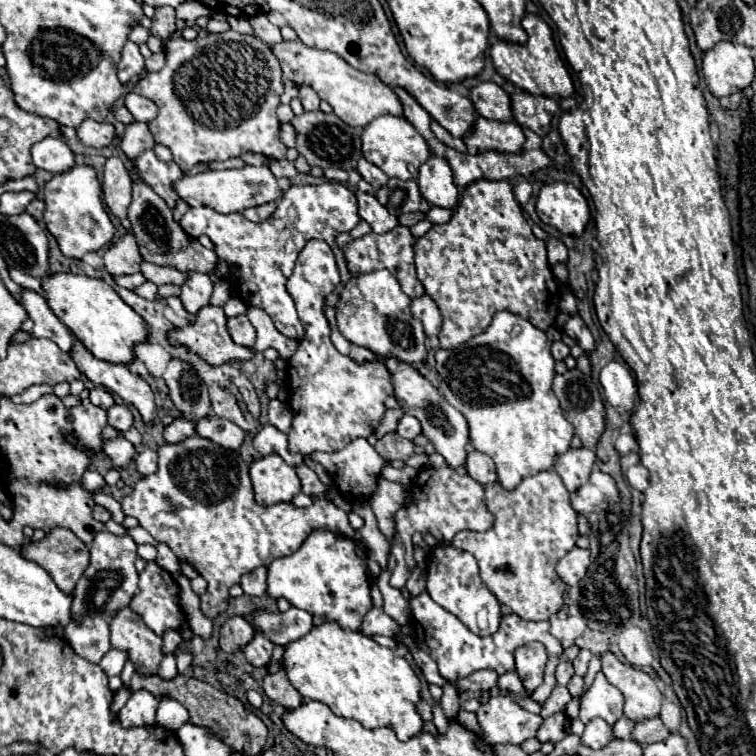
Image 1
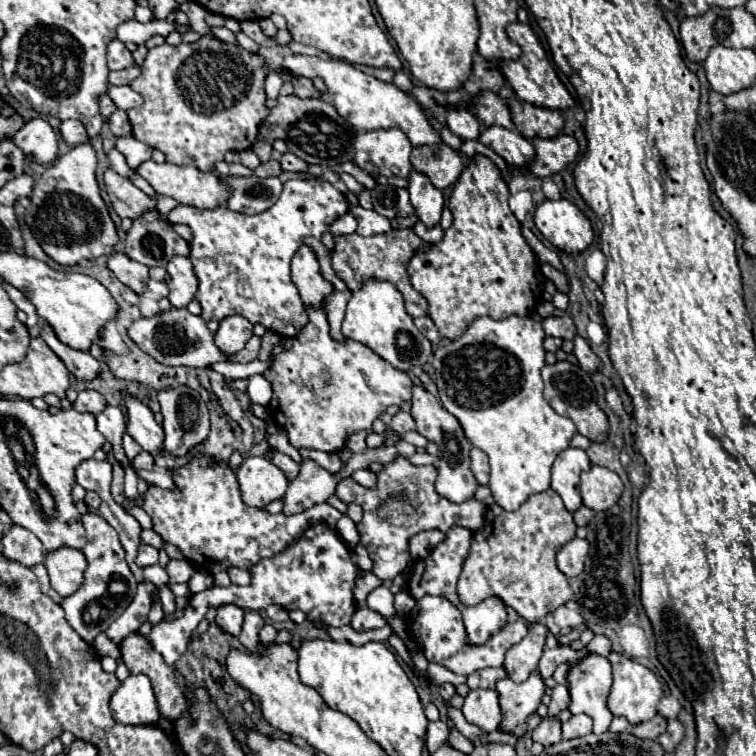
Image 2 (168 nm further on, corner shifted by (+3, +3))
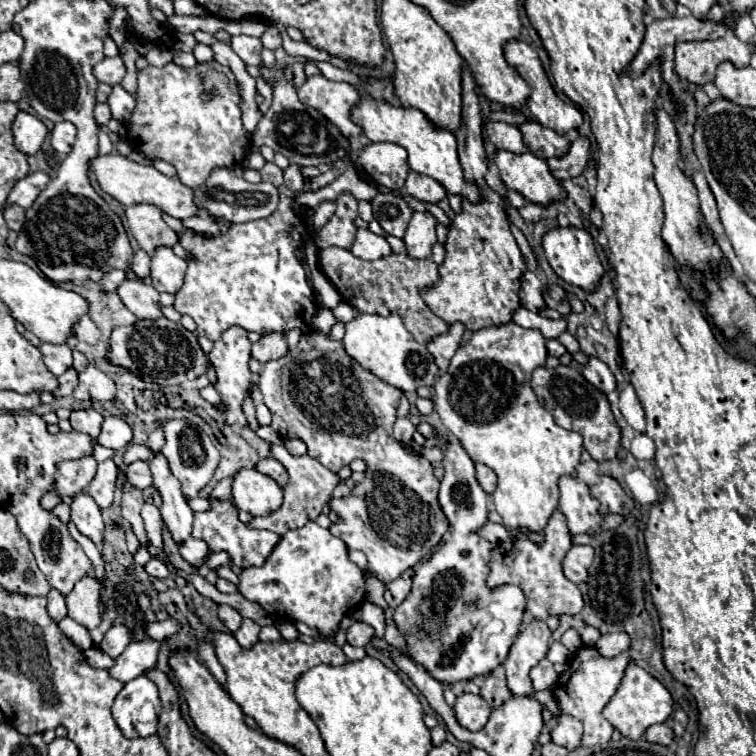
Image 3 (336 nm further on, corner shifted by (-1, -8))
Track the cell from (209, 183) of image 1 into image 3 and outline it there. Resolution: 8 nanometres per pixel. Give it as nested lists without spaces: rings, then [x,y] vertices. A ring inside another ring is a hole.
[[[99,154],[89,162],[89,170],[95,174],[101,190],[107,192],[111,198],[115,198],[123,206],[153,204],[159,210],[163,210],[169,216],[179,218],[179,220],[185,220],[185,218],[191,218],[191,216],[199,214],[199,210],[193,204],[193,190],[183,186],[179,182],[179,178],[163,176],[153,166],[135,164],[135,162],[131,162],[129,158],[125,158],[121,154],[107,154],[107,156]]]

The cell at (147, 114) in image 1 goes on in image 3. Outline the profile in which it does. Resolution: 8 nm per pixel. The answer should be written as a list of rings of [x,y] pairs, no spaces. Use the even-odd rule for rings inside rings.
[[[115,84],[113,90],[111,90],[111,94],[109,94],[107,104],[109,104],[111,114],[113,114],[115,120],[127,122],[129,116],[131,116],[131,112],[133,112],[133,108],[135,108],[135,98],[129,92],[125,92],[119,84]]]

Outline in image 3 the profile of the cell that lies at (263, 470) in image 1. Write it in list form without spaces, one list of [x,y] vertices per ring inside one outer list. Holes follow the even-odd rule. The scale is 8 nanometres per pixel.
[[[239,470],[233,478],[233,504],[251,516],[269,516],[283,502],[283,490],[259,470]]]

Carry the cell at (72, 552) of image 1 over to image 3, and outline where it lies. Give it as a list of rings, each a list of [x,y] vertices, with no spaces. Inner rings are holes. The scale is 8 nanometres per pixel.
[[[85,576],[81,578],[73,592],[65,596],[67,600],[67,610],[69,616],[83,624],[85,628],[95,628],[101,624],[101,614],[103,614],[103,586],[91,578]]]

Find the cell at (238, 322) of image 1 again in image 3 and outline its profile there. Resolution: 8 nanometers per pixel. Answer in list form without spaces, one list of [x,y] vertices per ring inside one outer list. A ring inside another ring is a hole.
[[[239,326],[227,328],[223,332],[221,340],[217,340],[213,344],[213,350],[209,352],[209,362],[217,374],[217,382],[213,384],[213,388],[219,392],[221,402],[223,402],[223,408],[221,406],[215,406],[215,408],[221,412],[227,426],[243,426],[243,428],[249,426],[247,418],[243,414],[243,408],[241,408],[243,400],[247,398],[247,394],[251,392],[251,388],[255,384],[255,378],[249,370],[249,358],[251,358],[251,342],[247,338],[247,330],[243,330]]]

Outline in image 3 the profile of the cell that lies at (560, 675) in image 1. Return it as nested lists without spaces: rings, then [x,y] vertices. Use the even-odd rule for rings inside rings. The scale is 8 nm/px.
[[[543,658],[535,668],[531,668],[529,676],[535,690],[549,690],[555,686],[555,680],[557,680],[557,672],[547,658]]]

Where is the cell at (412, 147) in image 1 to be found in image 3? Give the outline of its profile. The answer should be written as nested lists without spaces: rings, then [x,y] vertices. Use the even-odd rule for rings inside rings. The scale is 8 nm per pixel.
[[[391,142],[369,144],[359,156],[359,166],[375,184],[391,190],[401,190],[409,172],[405,148]]]

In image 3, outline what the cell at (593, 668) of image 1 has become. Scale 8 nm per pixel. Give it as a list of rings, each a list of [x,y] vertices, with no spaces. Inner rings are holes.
[[[565,630],[563,636],[561,636],[561,642],[571,653],[576,652],[583,646],[583,642],[575,630]]]

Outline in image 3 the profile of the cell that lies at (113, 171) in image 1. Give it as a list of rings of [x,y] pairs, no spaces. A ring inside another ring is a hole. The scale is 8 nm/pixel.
[[[139,204],[125,208],[125,214],[135,240],[147,254],[151,254],[157,246],[177,244],[177,234],[165,224],[159,208],[151,204]]]

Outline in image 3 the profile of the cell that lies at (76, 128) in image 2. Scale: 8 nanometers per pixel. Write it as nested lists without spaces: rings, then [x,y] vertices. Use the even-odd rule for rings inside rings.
[[[57,122],[49,134],[49,142],[59,154],[69,154],[75,140],[77,140],[77,128],[71,122]]]

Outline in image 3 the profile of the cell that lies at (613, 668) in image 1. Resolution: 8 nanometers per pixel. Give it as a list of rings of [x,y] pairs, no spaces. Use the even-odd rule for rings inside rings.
[[[629,664],[627,672],[623,676],[621,686],[617,688],[615,696],[609,700],[609,704],[603,710],[603,716],[611,722],[613,728],[617,728],[625,738],[631,740],[639,740],[643,738],[645,730],[653,724],[665,722],[673,712],[673,700],[671,694],[667,692],[667,688],[655,680],[649,672],[645,672],[643,668],[639,668],[637,664]]]

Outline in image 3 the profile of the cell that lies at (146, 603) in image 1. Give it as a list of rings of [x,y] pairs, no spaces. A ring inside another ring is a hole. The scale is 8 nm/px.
[[[113,626],[105,634],[105,638],[101,640],[99,648],[105,654],[109,654],[111,658],[115,658],[115,656],[119,656],[127,648],[127,644],[131,644],[131,630],[129,630],[129,626]]]

